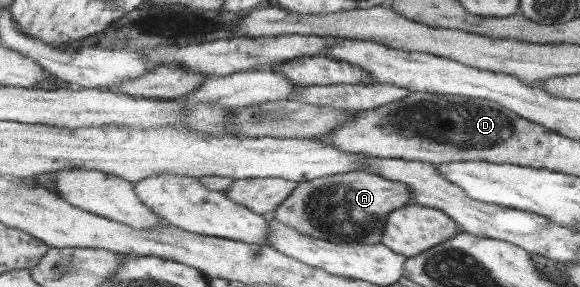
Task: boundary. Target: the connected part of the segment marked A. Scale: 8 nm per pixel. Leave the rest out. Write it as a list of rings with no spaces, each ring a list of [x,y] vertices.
[[[357,170],[296,183],[296,190],[277,206],[274,216],[285,227],[304,235],[355,247],[379,243],[387,214],[410,202],[411,191],[403,183]]]

